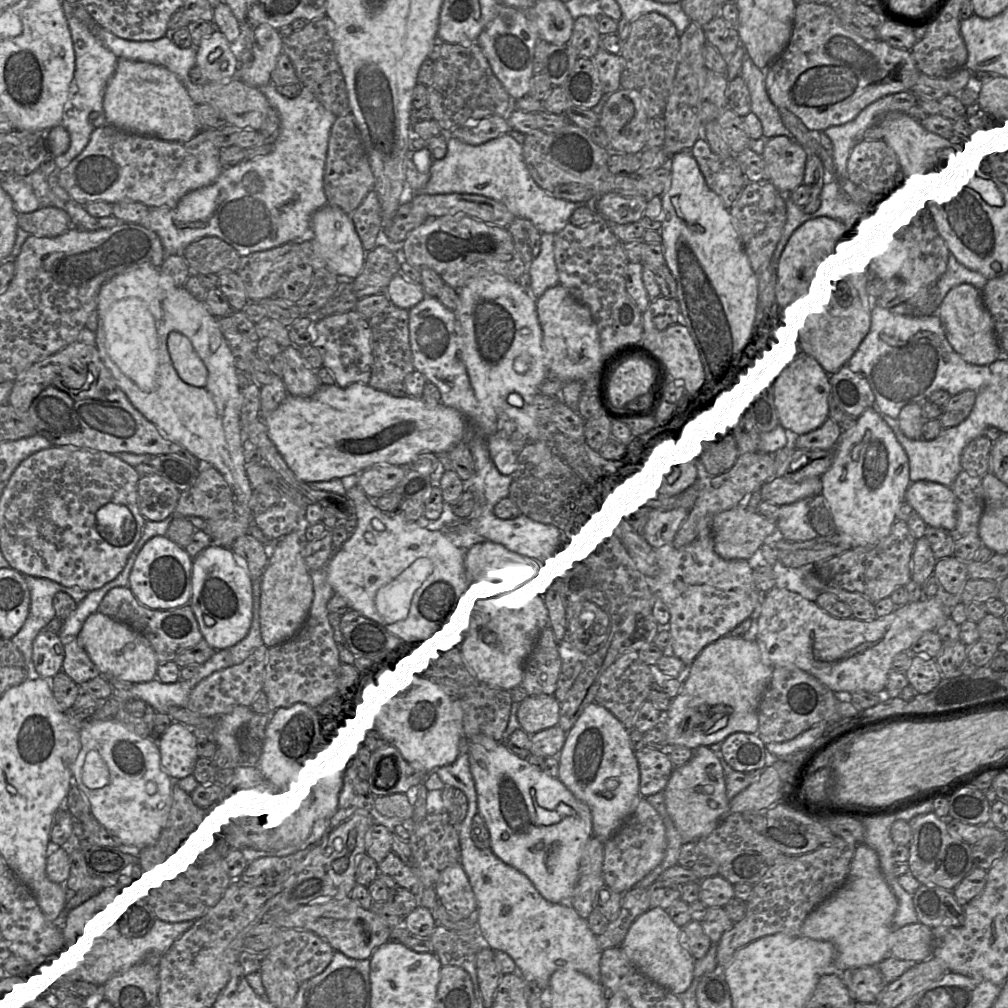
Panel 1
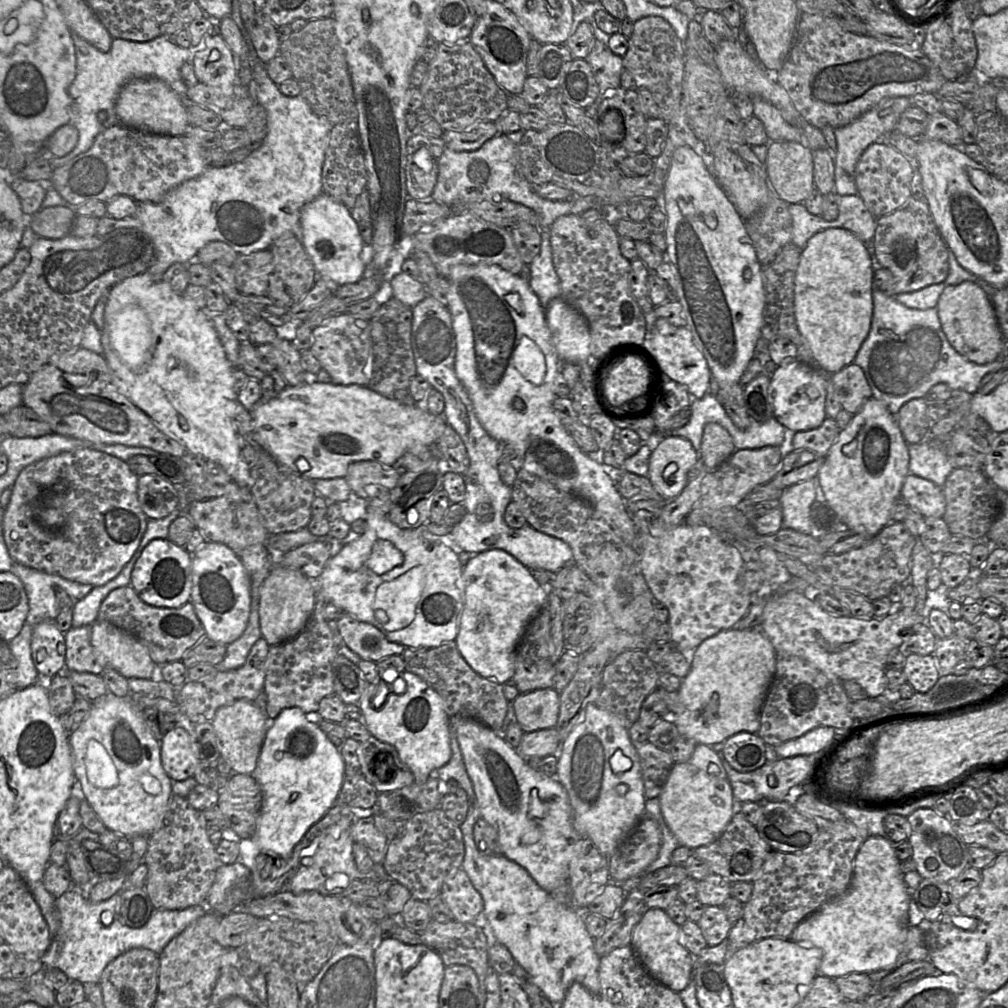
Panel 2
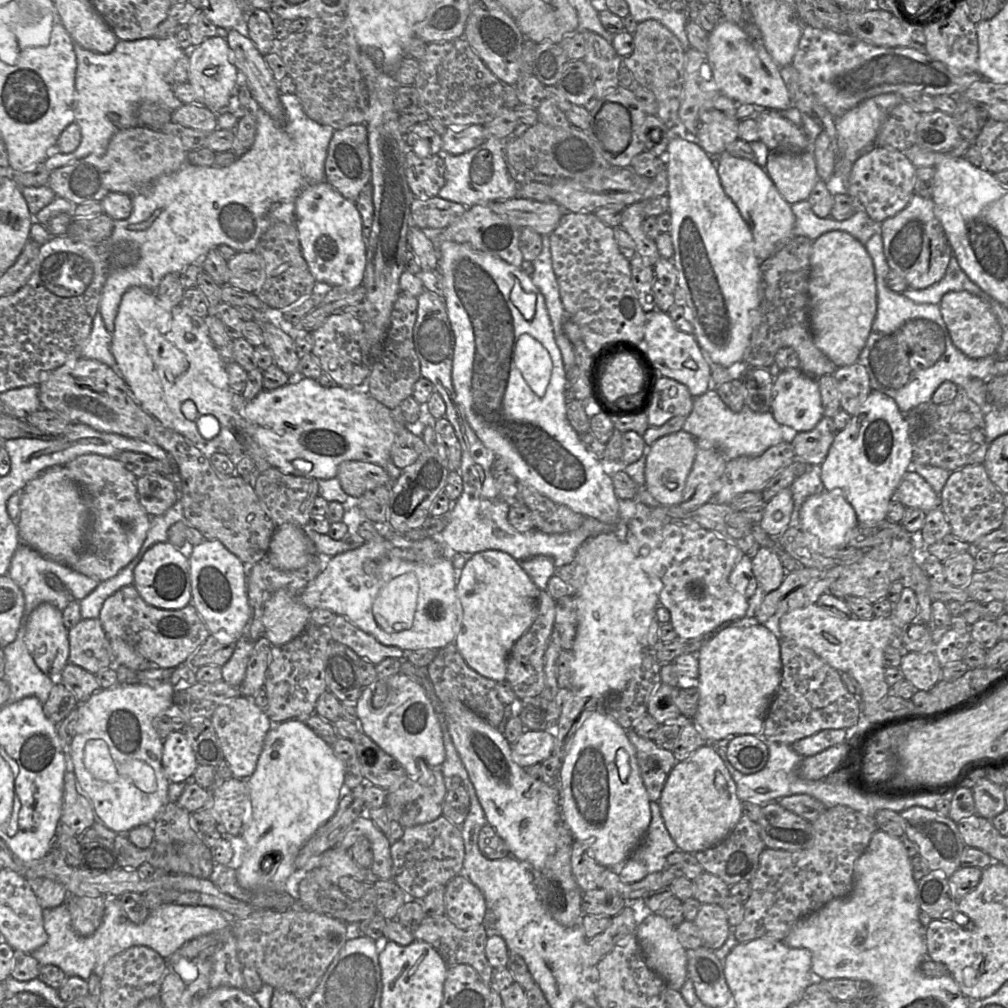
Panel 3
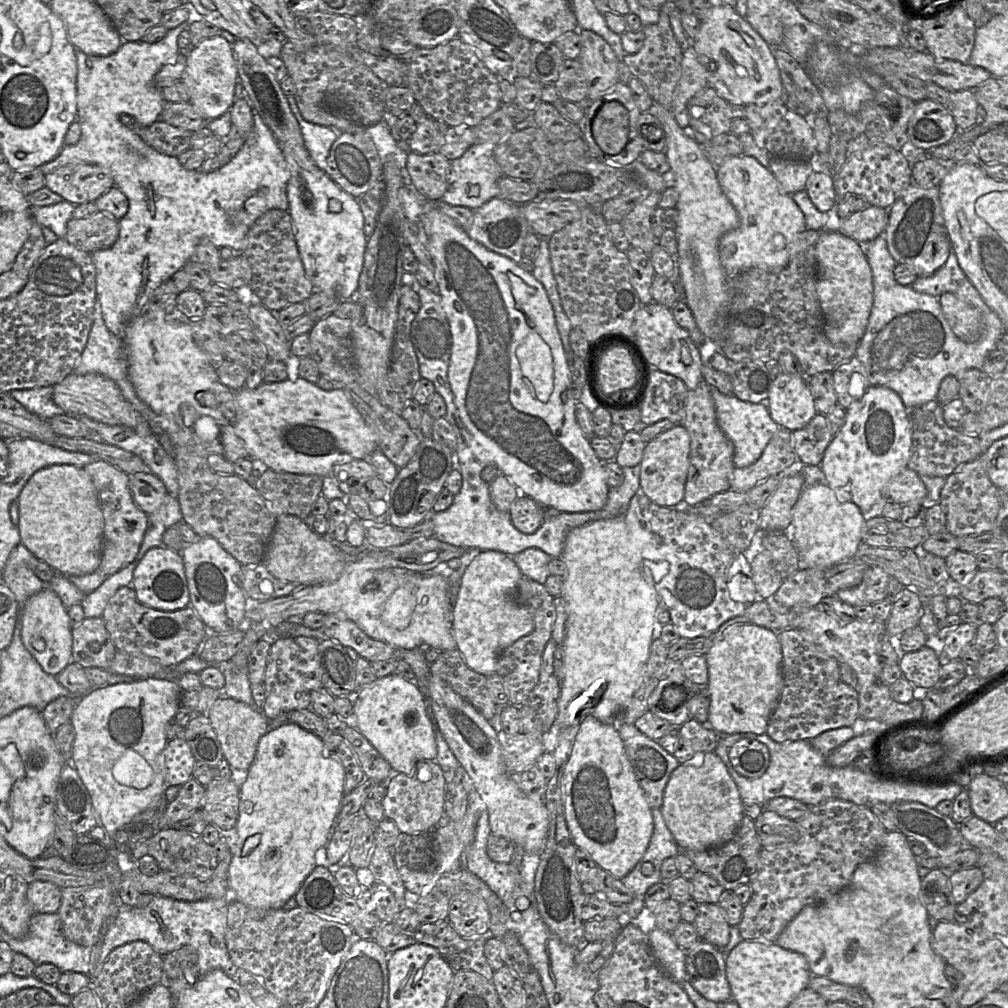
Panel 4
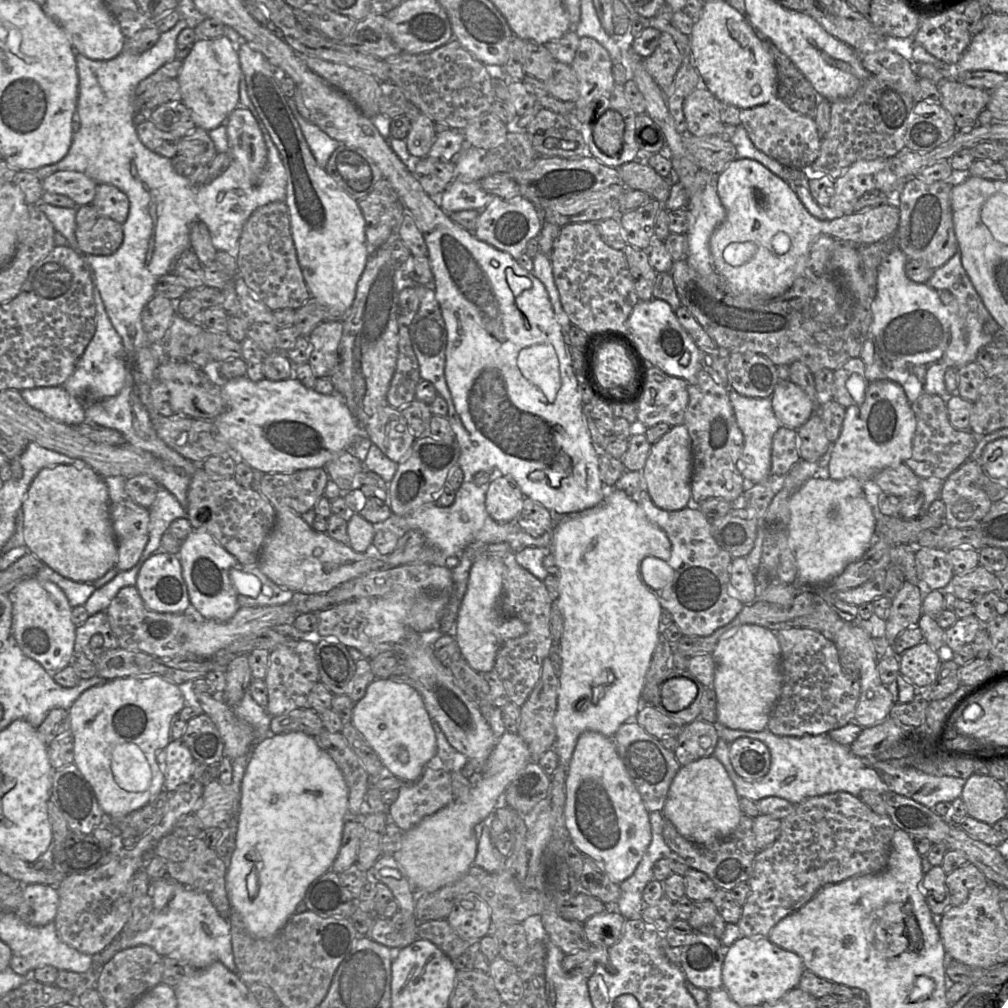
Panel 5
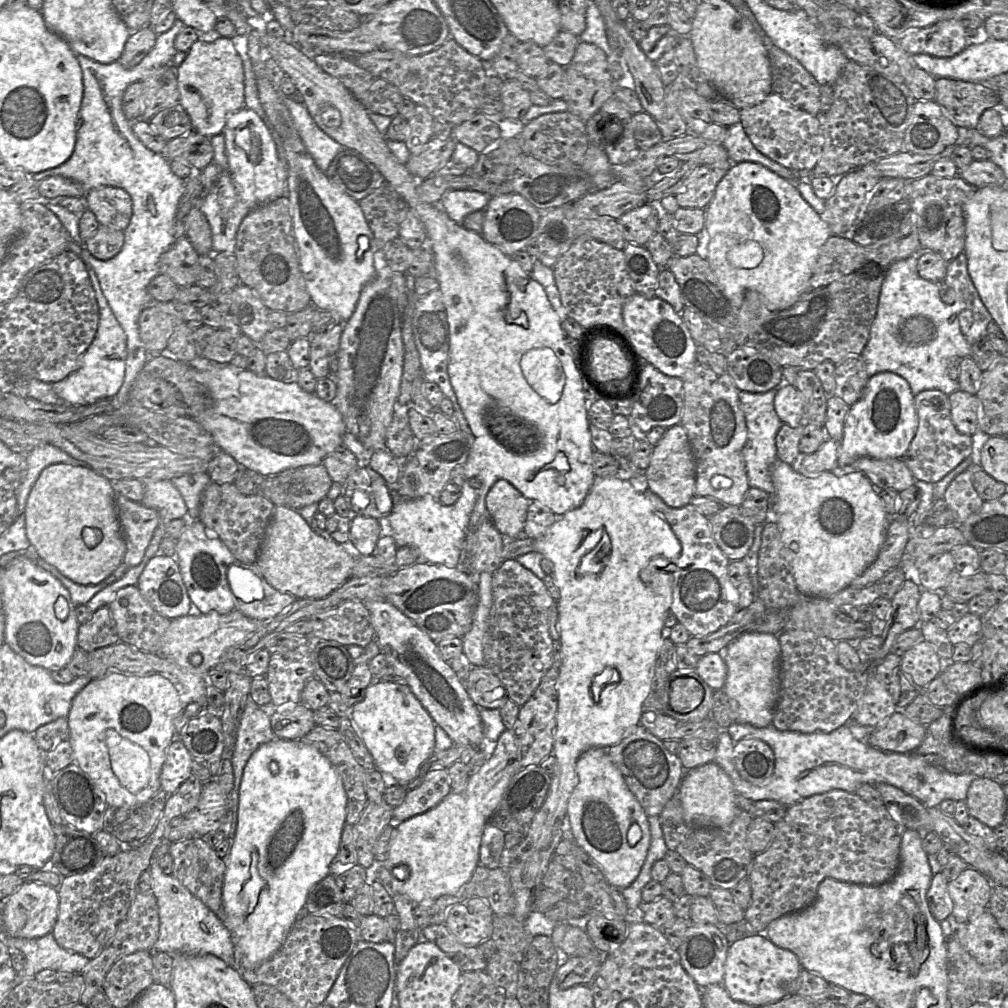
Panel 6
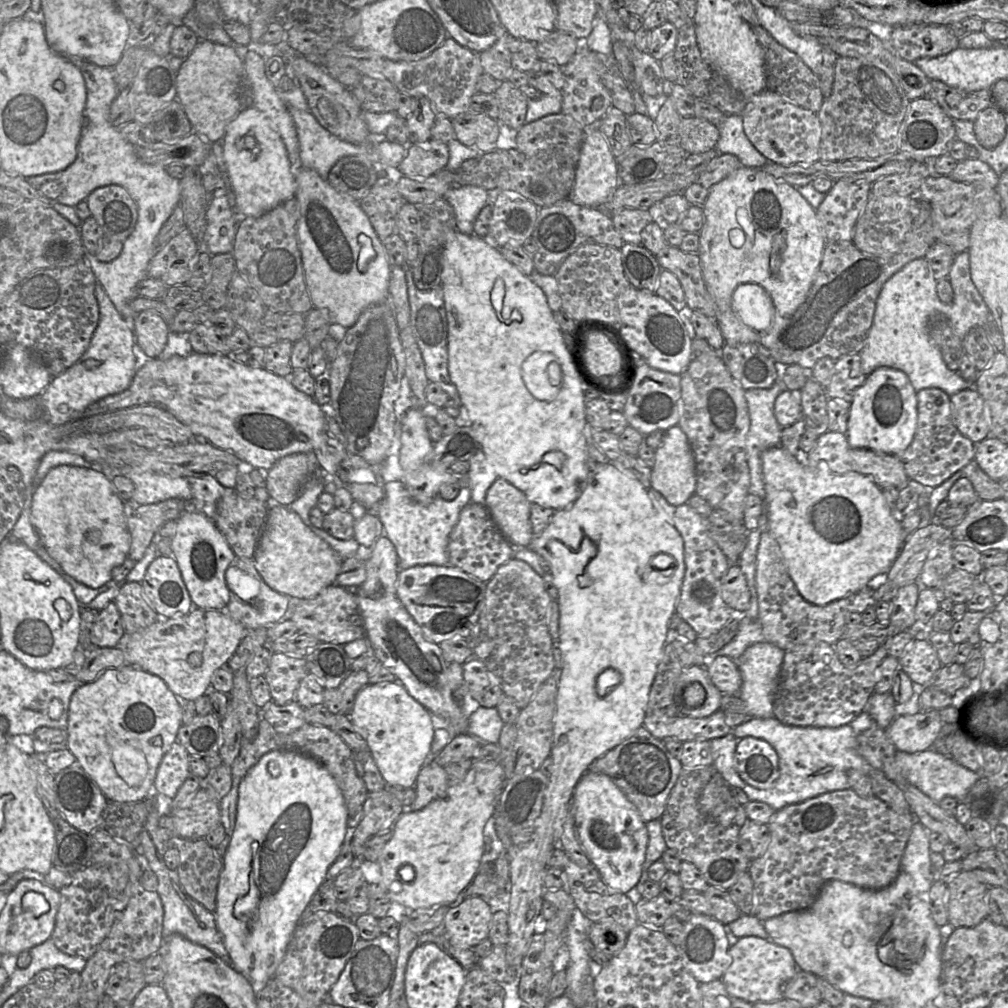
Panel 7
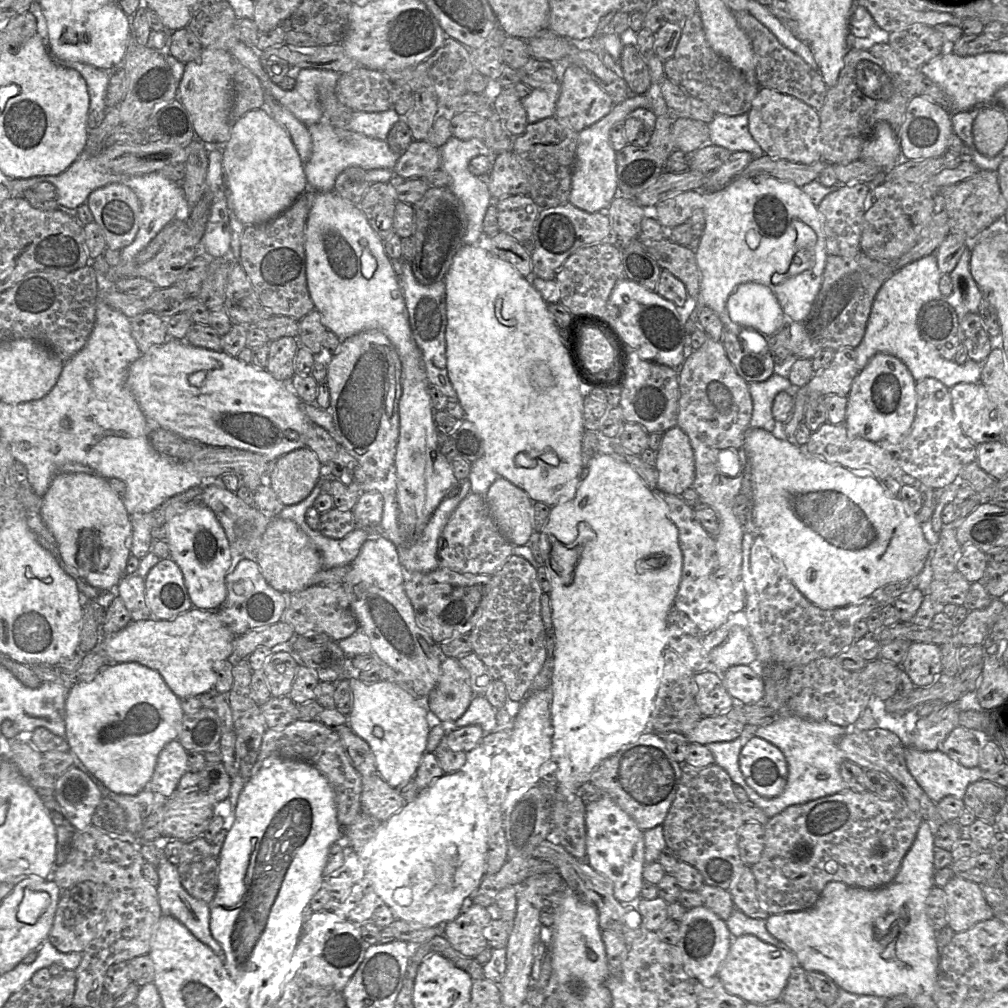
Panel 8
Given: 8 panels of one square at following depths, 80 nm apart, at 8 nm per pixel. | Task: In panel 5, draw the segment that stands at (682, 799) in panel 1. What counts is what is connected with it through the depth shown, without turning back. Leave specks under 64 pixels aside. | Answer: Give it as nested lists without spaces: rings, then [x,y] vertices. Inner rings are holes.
[[[713,755],[680,767],[670,785],[662,813],[680,835],[700,845],[726,840],[736,830],[742,816],[734,783]]]

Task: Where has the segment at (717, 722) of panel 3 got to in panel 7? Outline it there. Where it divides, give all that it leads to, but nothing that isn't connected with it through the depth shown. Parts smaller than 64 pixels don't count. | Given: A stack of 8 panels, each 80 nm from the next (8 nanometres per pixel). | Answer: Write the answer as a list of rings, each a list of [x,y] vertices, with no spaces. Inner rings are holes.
[[[763,641],[749,646],[739,659],[736,660],[742,677],[742,685],[737,696],[743,700],[747,711],[753,718],[773,717],[773,705],[784,652],[776,645]]]

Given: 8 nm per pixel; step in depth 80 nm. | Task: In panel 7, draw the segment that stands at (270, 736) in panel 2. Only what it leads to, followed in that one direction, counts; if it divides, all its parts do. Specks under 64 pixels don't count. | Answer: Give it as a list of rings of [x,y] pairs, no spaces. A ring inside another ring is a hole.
[[[276,749],[265,753],[258,762],[250,768],[240,782],[238,788],[237,815],[234,831],[230,843],[222,859],[223,868],[217,892],[217,906],[214,912],[216,926],[220,932],[225,948],[231,958],[232,967],[244,976],[257,994],[262,990],[275,974],[282,962],[289,940],[298,925],[301,915],[308,907],[313,895],[320,885],[327,879],[330,865],[340,852],[347,830],[348,811],[344,796],[336,781],[328,770],[316,759],[293,750]]]

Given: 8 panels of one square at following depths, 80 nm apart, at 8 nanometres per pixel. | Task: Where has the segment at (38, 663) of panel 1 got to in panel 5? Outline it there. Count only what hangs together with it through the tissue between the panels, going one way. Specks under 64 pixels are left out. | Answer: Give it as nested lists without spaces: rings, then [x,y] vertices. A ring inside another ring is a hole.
[[[32,576],[21,580],[8,594],[12,603],[11,635],[22,652],[51,674],[72,663],[77,625],[72,622],[72,607],[63,590],[47,579]]]

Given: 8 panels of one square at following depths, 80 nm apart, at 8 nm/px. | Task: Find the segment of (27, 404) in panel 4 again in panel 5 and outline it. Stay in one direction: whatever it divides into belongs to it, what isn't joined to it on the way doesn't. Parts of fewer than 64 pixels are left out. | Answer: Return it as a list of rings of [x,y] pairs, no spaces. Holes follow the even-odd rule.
[[[63,387],[24,389],[20,394],[31,407],[57,422],[71,426],[87,423],[85,411],[88,406],[83,406]]]

